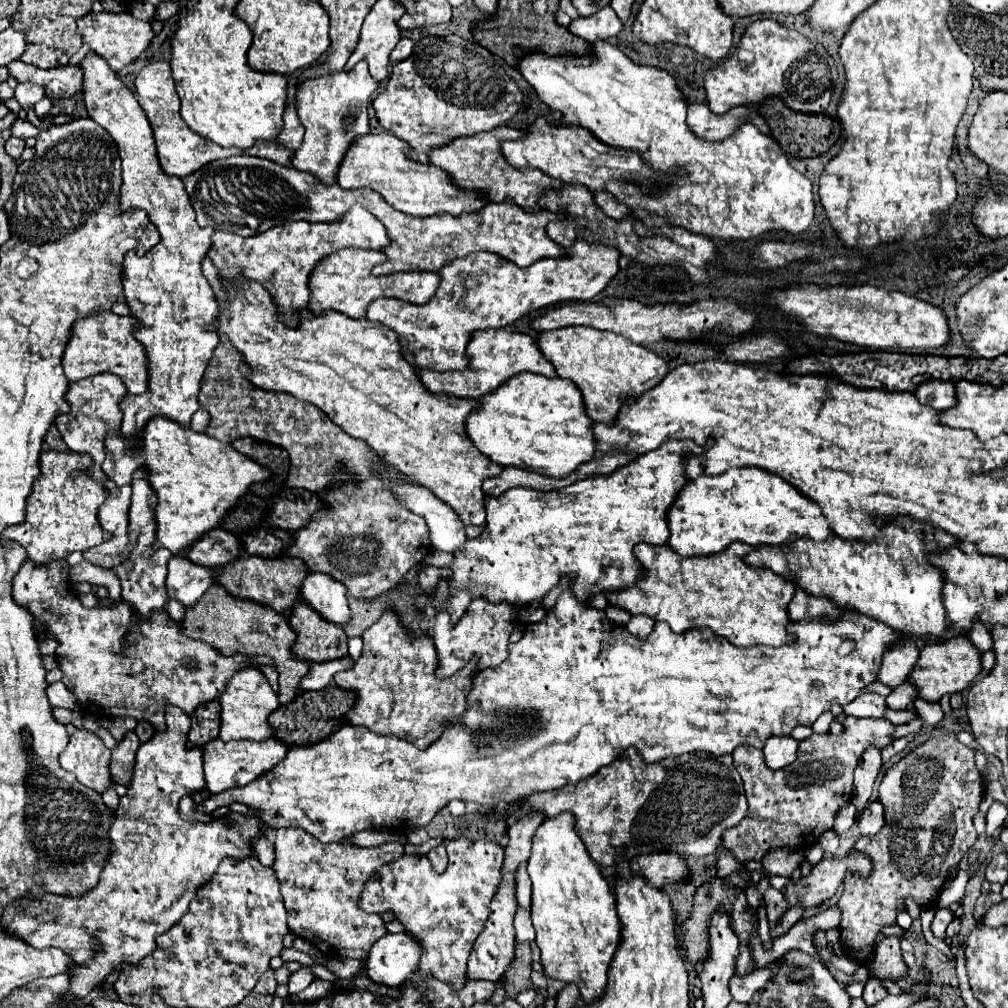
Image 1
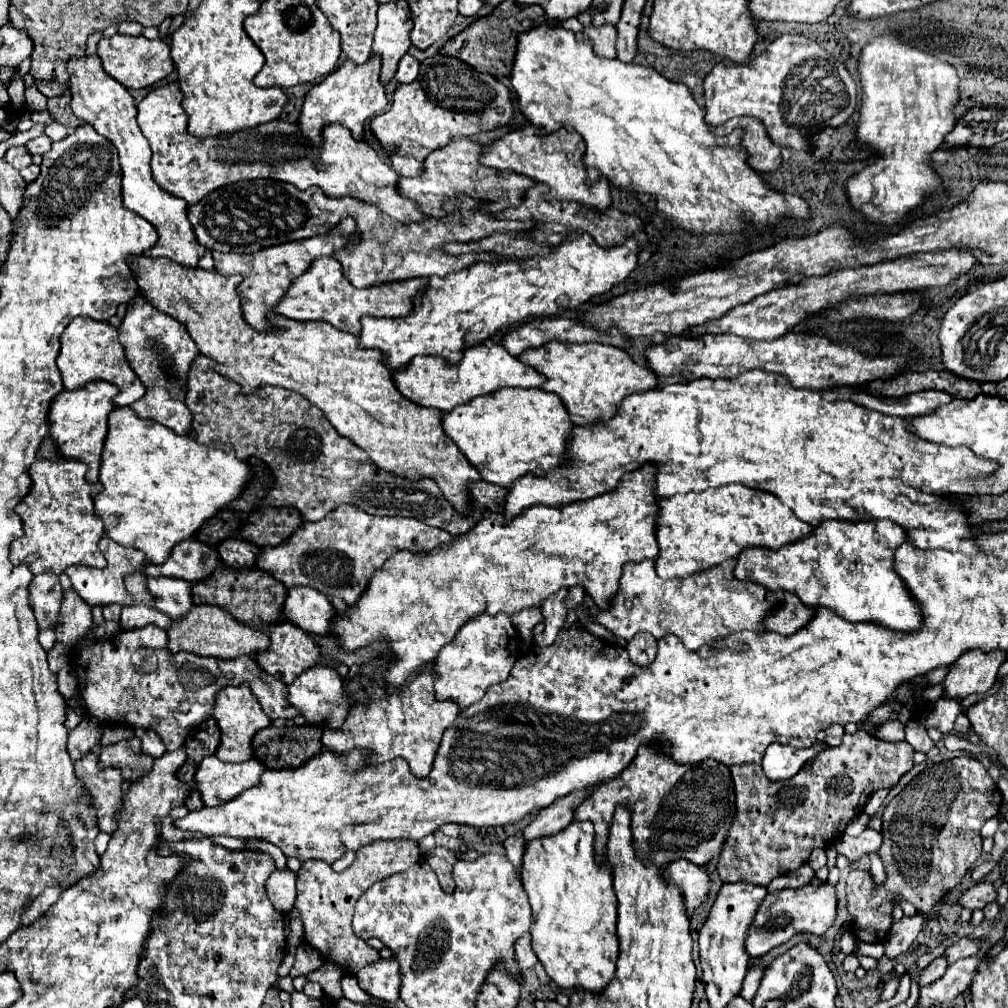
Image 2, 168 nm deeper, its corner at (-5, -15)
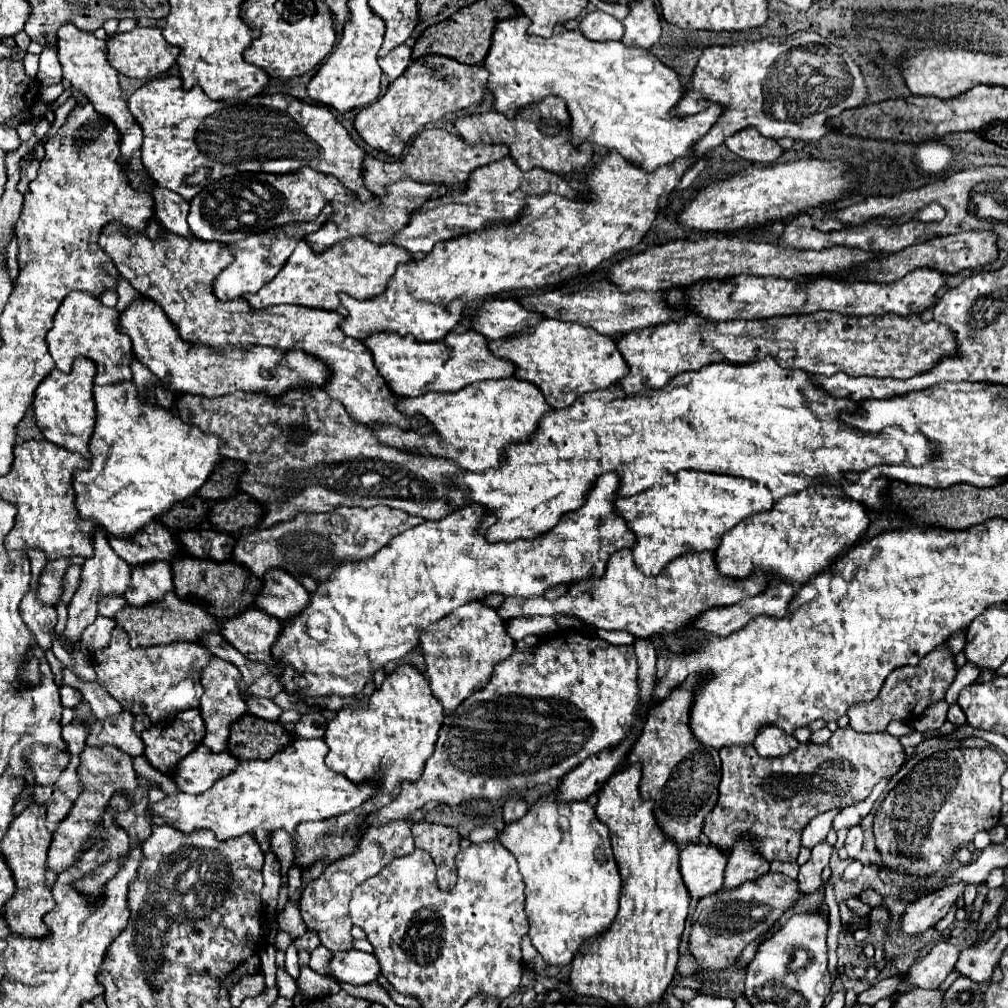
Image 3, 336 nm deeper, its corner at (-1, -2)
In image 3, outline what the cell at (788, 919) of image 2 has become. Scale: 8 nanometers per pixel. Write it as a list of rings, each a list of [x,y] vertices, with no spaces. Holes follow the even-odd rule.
[[[767,872],[755,882],[745,882],[737,890],[719,890],[717,894],[705,896],[693,912],[693,930],[689,936],[689,950],[697,958],[699,968],[719,970],[733,964],[745,946],[769,932],[801,898],[805,898],[805,894],[799,892],[797,880],[773,872]]]

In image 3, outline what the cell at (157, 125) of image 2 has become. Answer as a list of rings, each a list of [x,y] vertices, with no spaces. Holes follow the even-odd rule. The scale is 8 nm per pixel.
[[[179,76],[155,78],[143,84],[135,94],[129,96],[127,104],[129,104],[129,112],[143,128],[141,162],[147,174],[153,178],[155,184],[181,194],[187,202],[197,192],[201,192],[201,188],[223,176],[231,176],[237,172],[285,174],[285,172],[297,172],[301,166],[309,166],[317,172],[335,176],[347,190],[363,198],[363,202],[375,198],[375,194],[367,190],[363,178],[363,162],[367,158],[367,152],[351,140],[347,130],[341,126],[341,122],[331,114],[327,106],[305,104],[289,94],[273,94],[273,96],[261,94],[235,104],[213,102],[205,96],[205,92],[199,86],[185,92],[181,88]]]

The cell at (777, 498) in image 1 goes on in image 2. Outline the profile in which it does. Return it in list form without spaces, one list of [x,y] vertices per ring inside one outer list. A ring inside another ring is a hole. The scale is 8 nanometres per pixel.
[[[737,483],[665,497],[659,499],[657,513],[659,555],[655,559],[655,571],[661,579],[683,579],[737,557],[745,547],[761,545],[779,549],[809,535],[814,528],[815,525],[795,517],[795,511],[785,507],[775,495]]]

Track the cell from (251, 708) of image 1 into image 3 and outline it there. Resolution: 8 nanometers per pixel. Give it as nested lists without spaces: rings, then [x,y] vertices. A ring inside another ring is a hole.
[[[213,658],[209,662],[209,666],[205,666],[205,670],[201,672],[201,684],[205,688],[205,692],[201,696],[201,714],[203,714],[205,728],[207,728],[203,744],[209,746],[213,752],[225,752],[227,750],[231,724],[247,712],[245,700],[243,700],[241,690],[239,690],[239,680],[241,680],[241,672],[237,670],[237,666],[227,662],[227,660],[221,660],[221,658]]]

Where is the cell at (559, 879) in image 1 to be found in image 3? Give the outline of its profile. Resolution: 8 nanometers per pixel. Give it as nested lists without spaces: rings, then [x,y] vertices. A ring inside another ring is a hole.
[[[543,798],[521,820],[505,826],[499,840],[515,854],[523,874],[533,946],[547,964],[571,964],[587,940],[609,930],[619,908],[621,878],[607,828],[587,802],[559,804]]]

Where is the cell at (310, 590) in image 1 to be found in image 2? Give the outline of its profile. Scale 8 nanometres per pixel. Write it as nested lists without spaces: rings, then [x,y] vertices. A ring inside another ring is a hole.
[[[311,587],[287,589],[283,617],[309,635],[327,635],[333,621],[333,605],[325,595]]]

